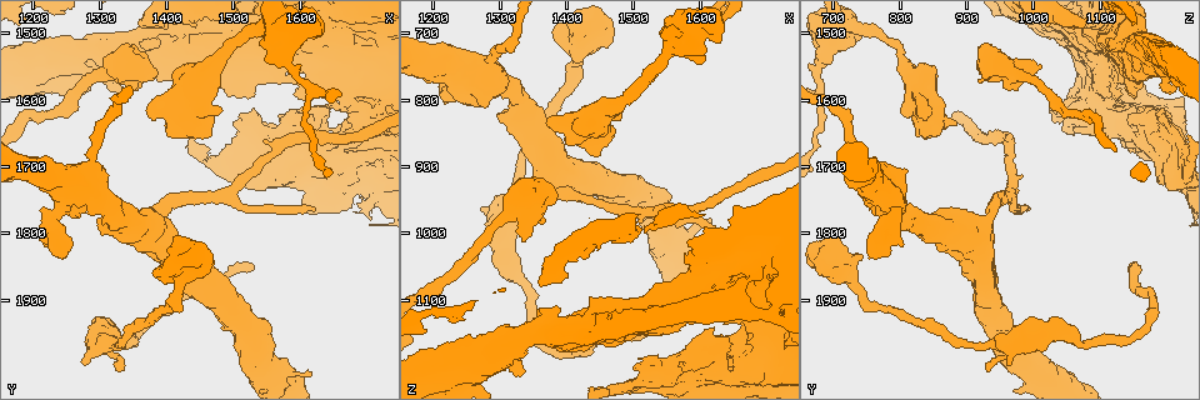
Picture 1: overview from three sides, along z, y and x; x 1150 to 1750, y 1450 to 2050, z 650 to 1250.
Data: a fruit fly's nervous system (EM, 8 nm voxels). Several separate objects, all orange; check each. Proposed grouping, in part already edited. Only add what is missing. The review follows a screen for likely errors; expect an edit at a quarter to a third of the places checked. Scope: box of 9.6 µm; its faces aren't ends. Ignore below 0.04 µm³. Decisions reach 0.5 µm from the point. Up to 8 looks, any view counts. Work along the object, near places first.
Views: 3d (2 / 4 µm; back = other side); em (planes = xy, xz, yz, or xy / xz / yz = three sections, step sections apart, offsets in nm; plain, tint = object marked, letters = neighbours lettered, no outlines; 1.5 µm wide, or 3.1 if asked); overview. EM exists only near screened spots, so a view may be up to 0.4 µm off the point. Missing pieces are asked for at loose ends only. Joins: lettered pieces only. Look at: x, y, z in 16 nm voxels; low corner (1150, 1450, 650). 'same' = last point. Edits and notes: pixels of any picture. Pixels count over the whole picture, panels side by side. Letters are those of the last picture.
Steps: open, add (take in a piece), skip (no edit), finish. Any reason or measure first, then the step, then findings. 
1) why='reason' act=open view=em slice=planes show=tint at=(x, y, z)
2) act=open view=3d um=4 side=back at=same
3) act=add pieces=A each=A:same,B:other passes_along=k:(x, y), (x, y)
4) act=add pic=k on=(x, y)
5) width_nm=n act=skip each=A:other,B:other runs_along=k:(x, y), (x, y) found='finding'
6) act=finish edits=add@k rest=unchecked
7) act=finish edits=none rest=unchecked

why='free end' act=open view=3d um=2 side=back at=(1375, 1630, 835)

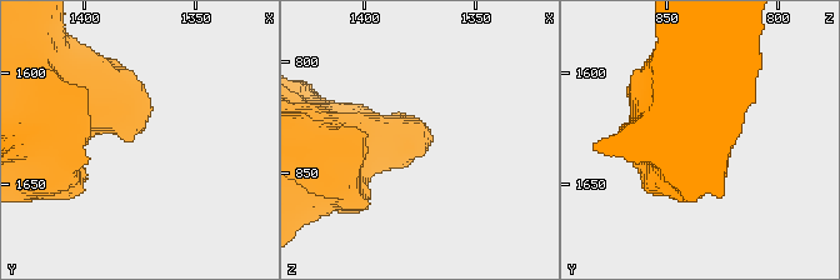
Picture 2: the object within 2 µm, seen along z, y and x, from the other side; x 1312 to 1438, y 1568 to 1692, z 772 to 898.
why='need the tissue' act=open view=em slice=planes show=letters at=(1380, 1632, 838)

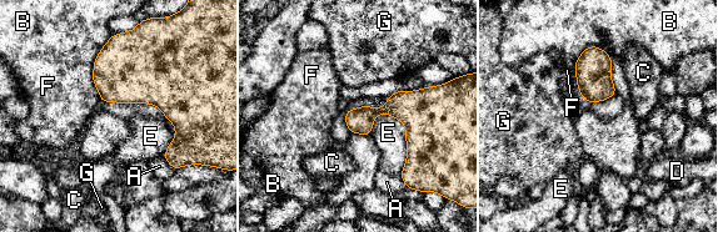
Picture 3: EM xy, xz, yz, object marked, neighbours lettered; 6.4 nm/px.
longest_contact=E:420nm act=skip each=A:other,B:other,C:other,D:other,E:other,F:other,G:other found='no lettered piece goes on from it'

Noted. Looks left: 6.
why='branch stops here' act=open view=3d um=2 at=(1530, 1850, 1155)

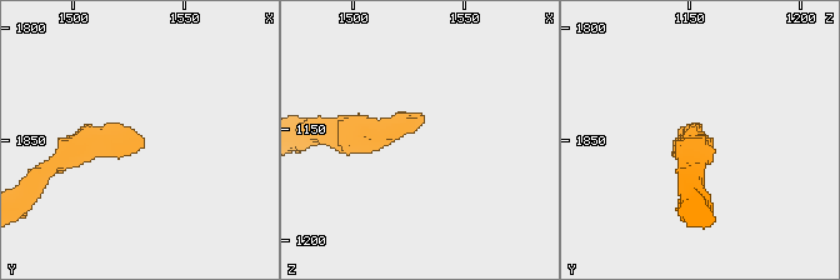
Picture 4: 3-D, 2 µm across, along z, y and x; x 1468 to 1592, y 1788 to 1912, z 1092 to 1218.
why='shape alone is not enough' act=open view=em slice=planes show=letters at=(1530, 1851, 1149)

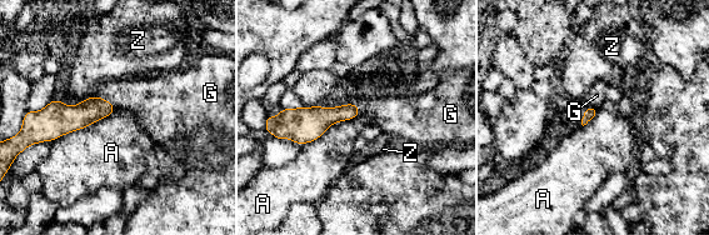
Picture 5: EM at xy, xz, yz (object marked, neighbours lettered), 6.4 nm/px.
act=add pieces=G each=A:other,G:same,Z:other passes_along=5:(73, 118), (106, 100), (145, 99) found='the neuron continues'

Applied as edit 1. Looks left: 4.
why='see it whole again' act=open view=overview

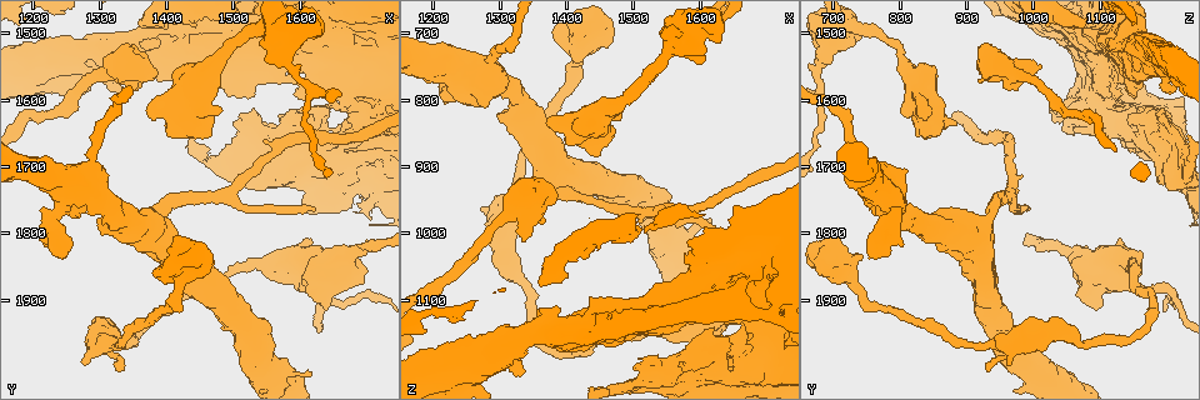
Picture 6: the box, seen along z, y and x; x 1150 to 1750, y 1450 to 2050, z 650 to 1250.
why='an open end' act=open view=3d um=4 at=(1620, 1765, 990)

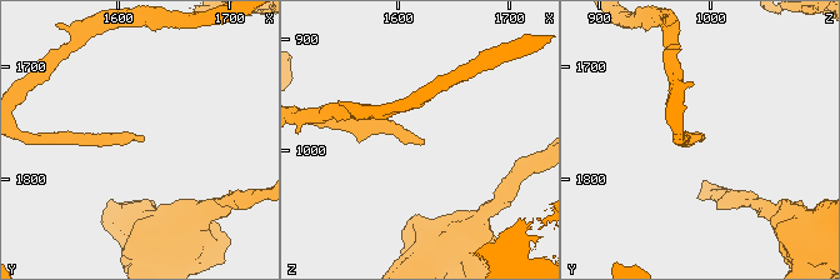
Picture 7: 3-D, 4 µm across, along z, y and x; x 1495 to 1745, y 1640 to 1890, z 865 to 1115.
why='now the EM' act=open view=em slice=planes show=letters at=(1620, 1764, 992)

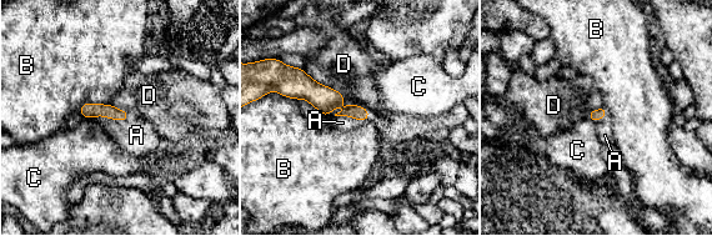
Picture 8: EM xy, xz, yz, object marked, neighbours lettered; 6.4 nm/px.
act=add pieces=A each=A:same,B:other,C:other,D:other passes_along=8:(88, 110), (113, 119), (136, 135) found='it goes on there'

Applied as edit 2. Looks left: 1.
act=finish edits=add@5,add@8 rest=unchecked

